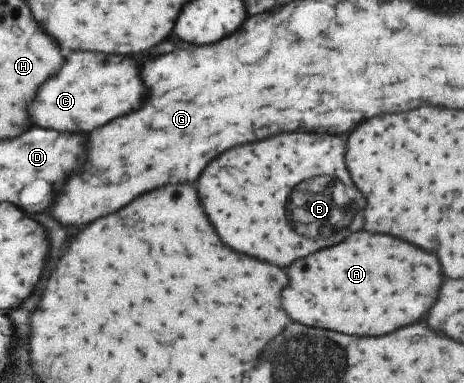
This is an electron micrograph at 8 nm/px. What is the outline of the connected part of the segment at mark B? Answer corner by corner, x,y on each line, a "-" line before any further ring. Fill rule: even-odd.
298,131
240,145
222,153
204,169
198,179
198,195
226,245
238,253
254,255
262,261
276,263
278,267
288,267
294,259
340,243
364,226
364,221
352,223
354,219
348,215
350,199
344,185
352,187
354,183
346,169
344,153
346,139
326,133
-
318,175
338,177
338,183
-
304,179
310,179
310,183
300,183

